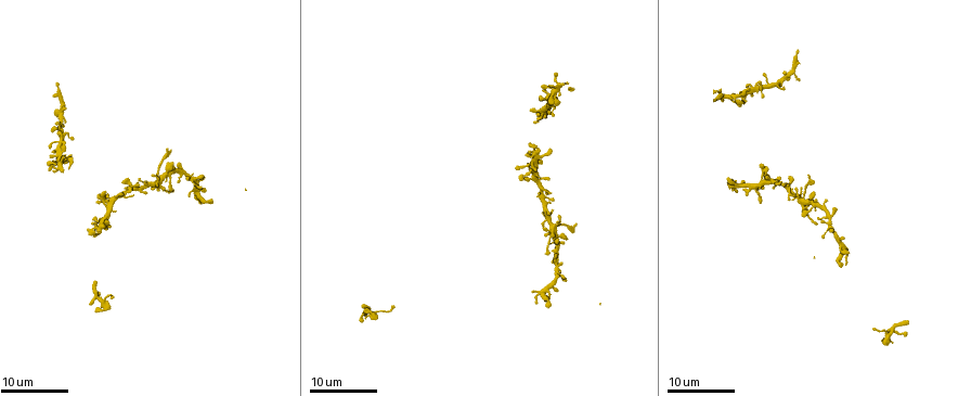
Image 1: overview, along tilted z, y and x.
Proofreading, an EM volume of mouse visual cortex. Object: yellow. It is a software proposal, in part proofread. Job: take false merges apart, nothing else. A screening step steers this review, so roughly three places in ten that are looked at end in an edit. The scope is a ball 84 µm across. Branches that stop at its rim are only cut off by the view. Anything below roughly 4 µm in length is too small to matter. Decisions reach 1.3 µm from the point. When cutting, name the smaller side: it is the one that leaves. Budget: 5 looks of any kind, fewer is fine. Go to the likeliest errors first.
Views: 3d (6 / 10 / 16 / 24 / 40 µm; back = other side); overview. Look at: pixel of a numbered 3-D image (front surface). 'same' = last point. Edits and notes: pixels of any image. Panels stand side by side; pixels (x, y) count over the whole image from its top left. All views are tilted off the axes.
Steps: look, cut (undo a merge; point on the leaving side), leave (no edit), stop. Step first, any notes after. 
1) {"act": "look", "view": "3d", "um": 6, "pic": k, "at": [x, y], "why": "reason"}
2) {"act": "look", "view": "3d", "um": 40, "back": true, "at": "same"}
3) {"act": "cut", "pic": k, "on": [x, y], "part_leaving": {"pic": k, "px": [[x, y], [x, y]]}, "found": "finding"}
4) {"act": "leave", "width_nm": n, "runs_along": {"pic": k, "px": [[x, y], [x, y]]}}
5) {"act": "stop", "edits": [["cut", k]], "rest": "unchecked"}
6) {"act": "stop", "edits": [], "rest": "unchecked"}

{"act": "look", "view": "3d", "um": 16, "pic": 1, "at": [801, 200], "why": "looks like a crossing"}

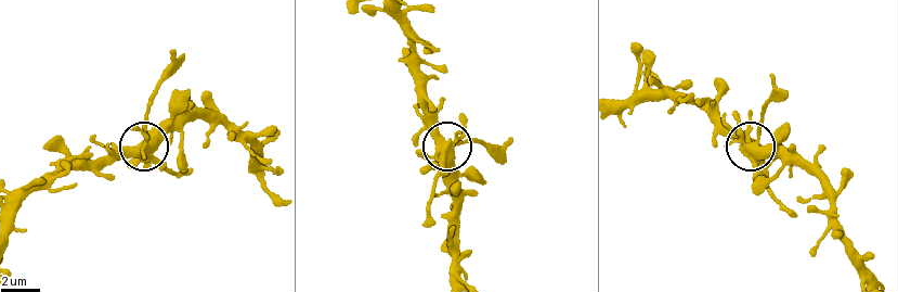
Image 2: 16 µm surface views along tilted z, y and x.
{"act": "look", "view": "3d", "um": 10, "pic": 2, "at": [753, 145]}

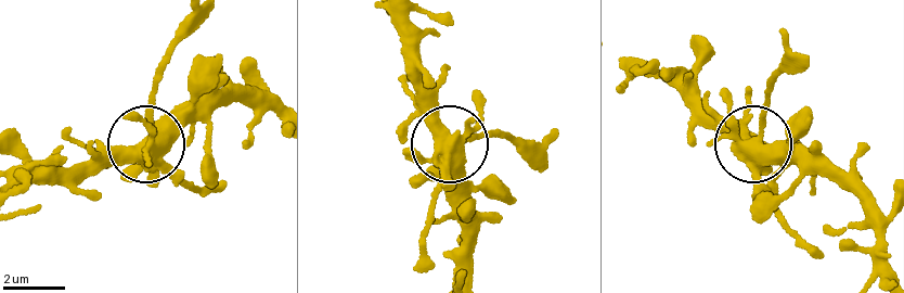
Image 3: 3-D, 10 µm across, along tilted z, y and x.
{"act": "cut", "pic": 3, "on": [436, 196], "width_nm": 430, "found": "two cells meet here"}

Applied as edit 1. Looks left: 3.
{"act": "look", "view": "overview"}

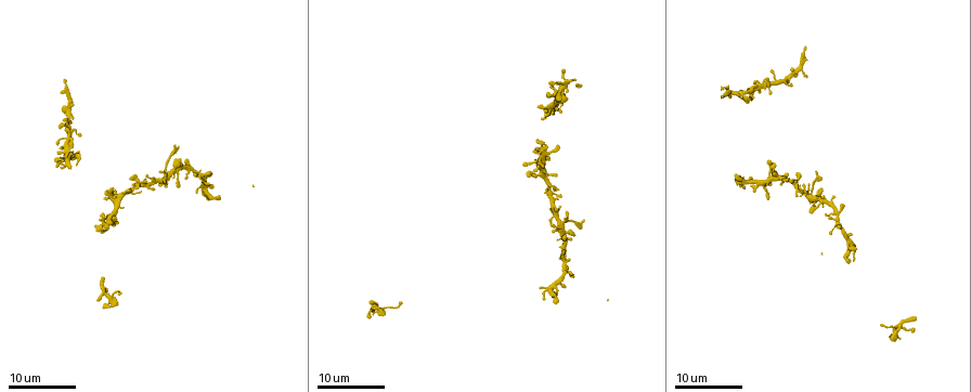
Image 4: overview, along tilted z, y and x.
{"act": "look", "view": "3d", "um": 16, "pic": 4, "at": [547, 291], "why": "looks like a crossing"}

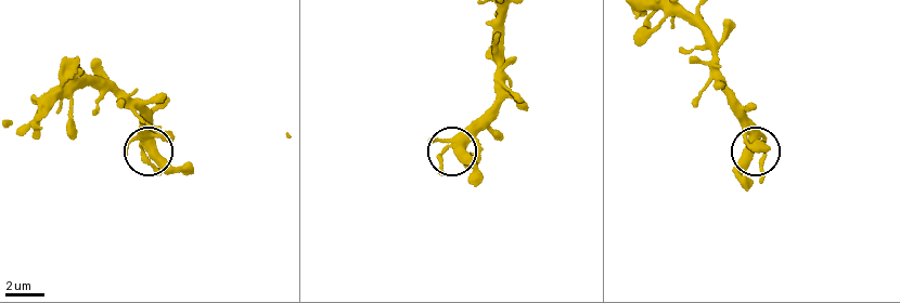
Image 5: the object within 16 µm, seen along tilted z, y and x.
{"act": "look", "view": "3d", "um": 6, "pic": 5, "at": [455, 149]}

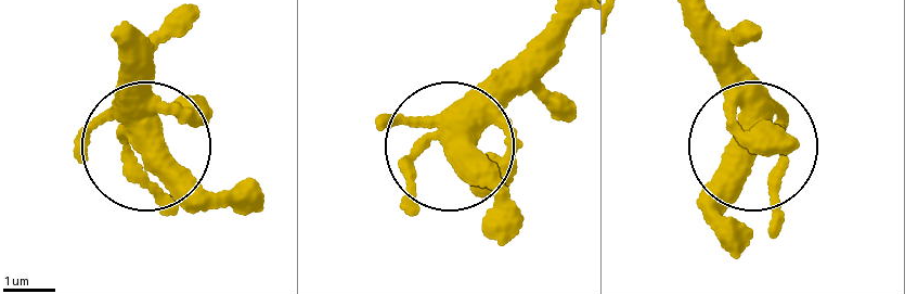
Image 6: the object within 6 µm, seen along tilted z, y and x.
{"act": "leave", "arms": 4, "found": "continuous, no second cell"}

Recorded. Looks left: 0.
{"act": "stop", "edits": [["cut", 3]], "rest": "unchecked"}

